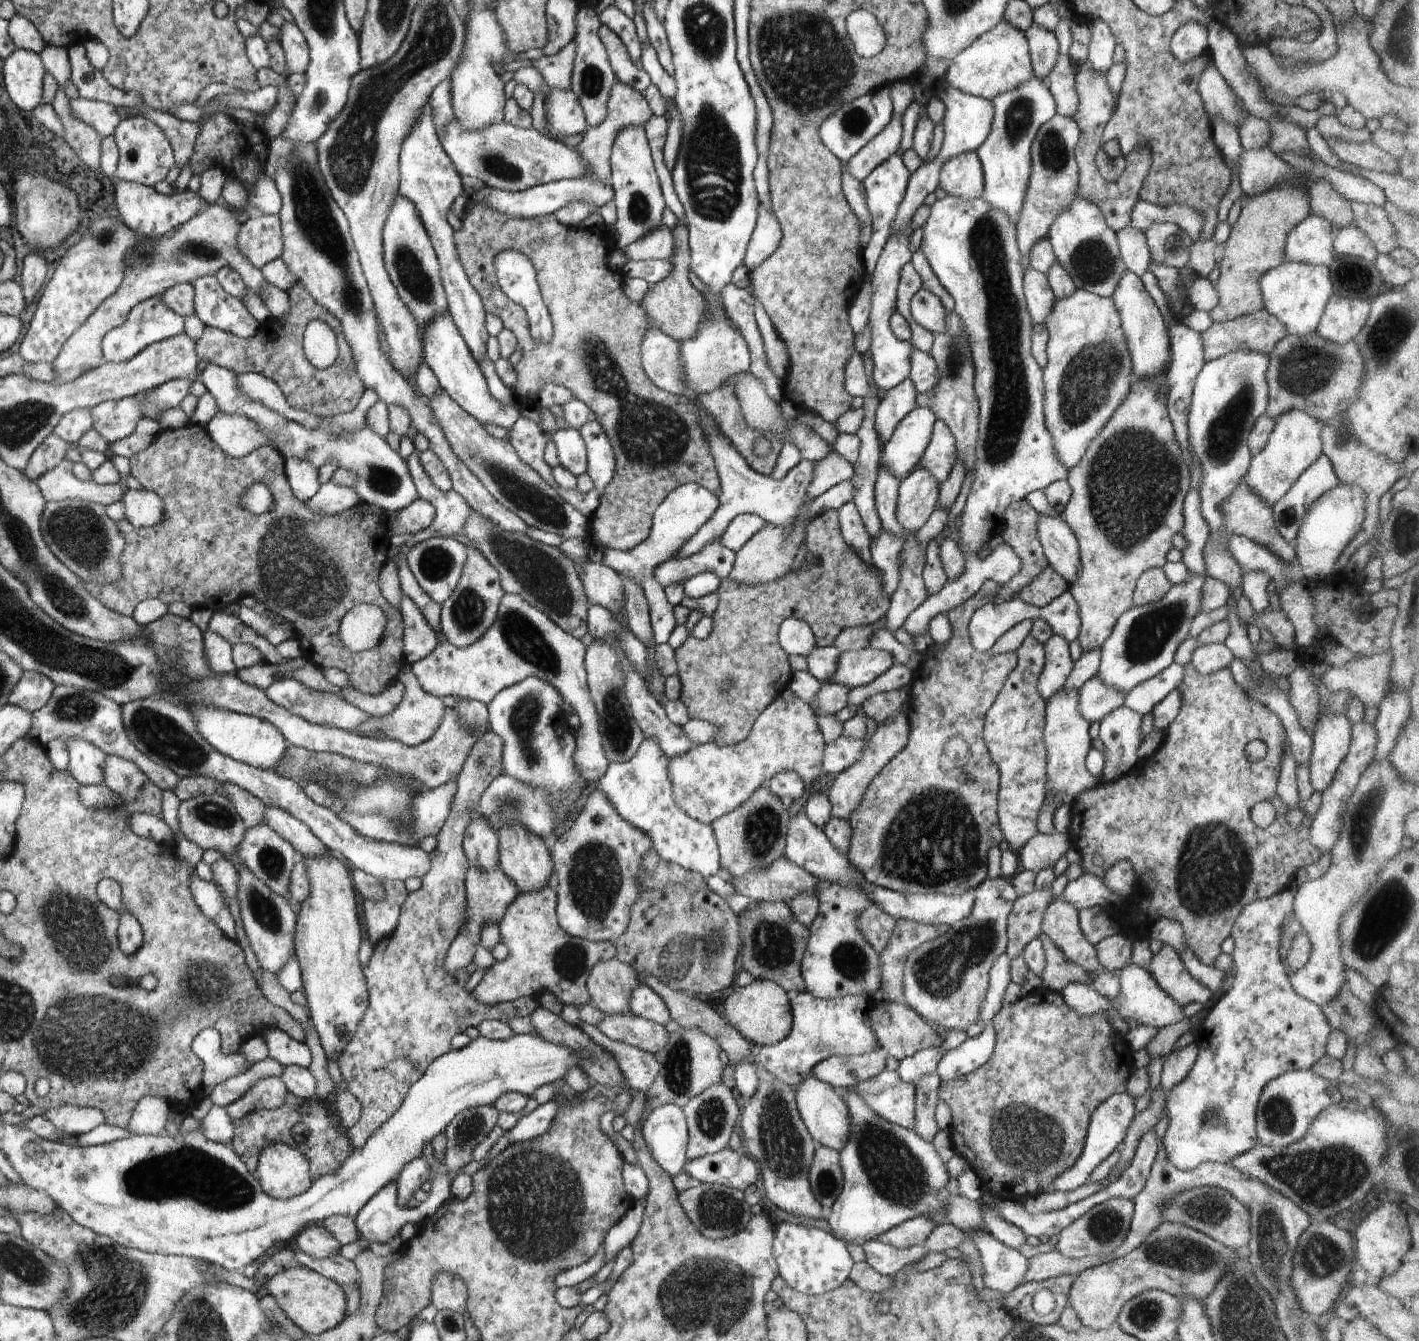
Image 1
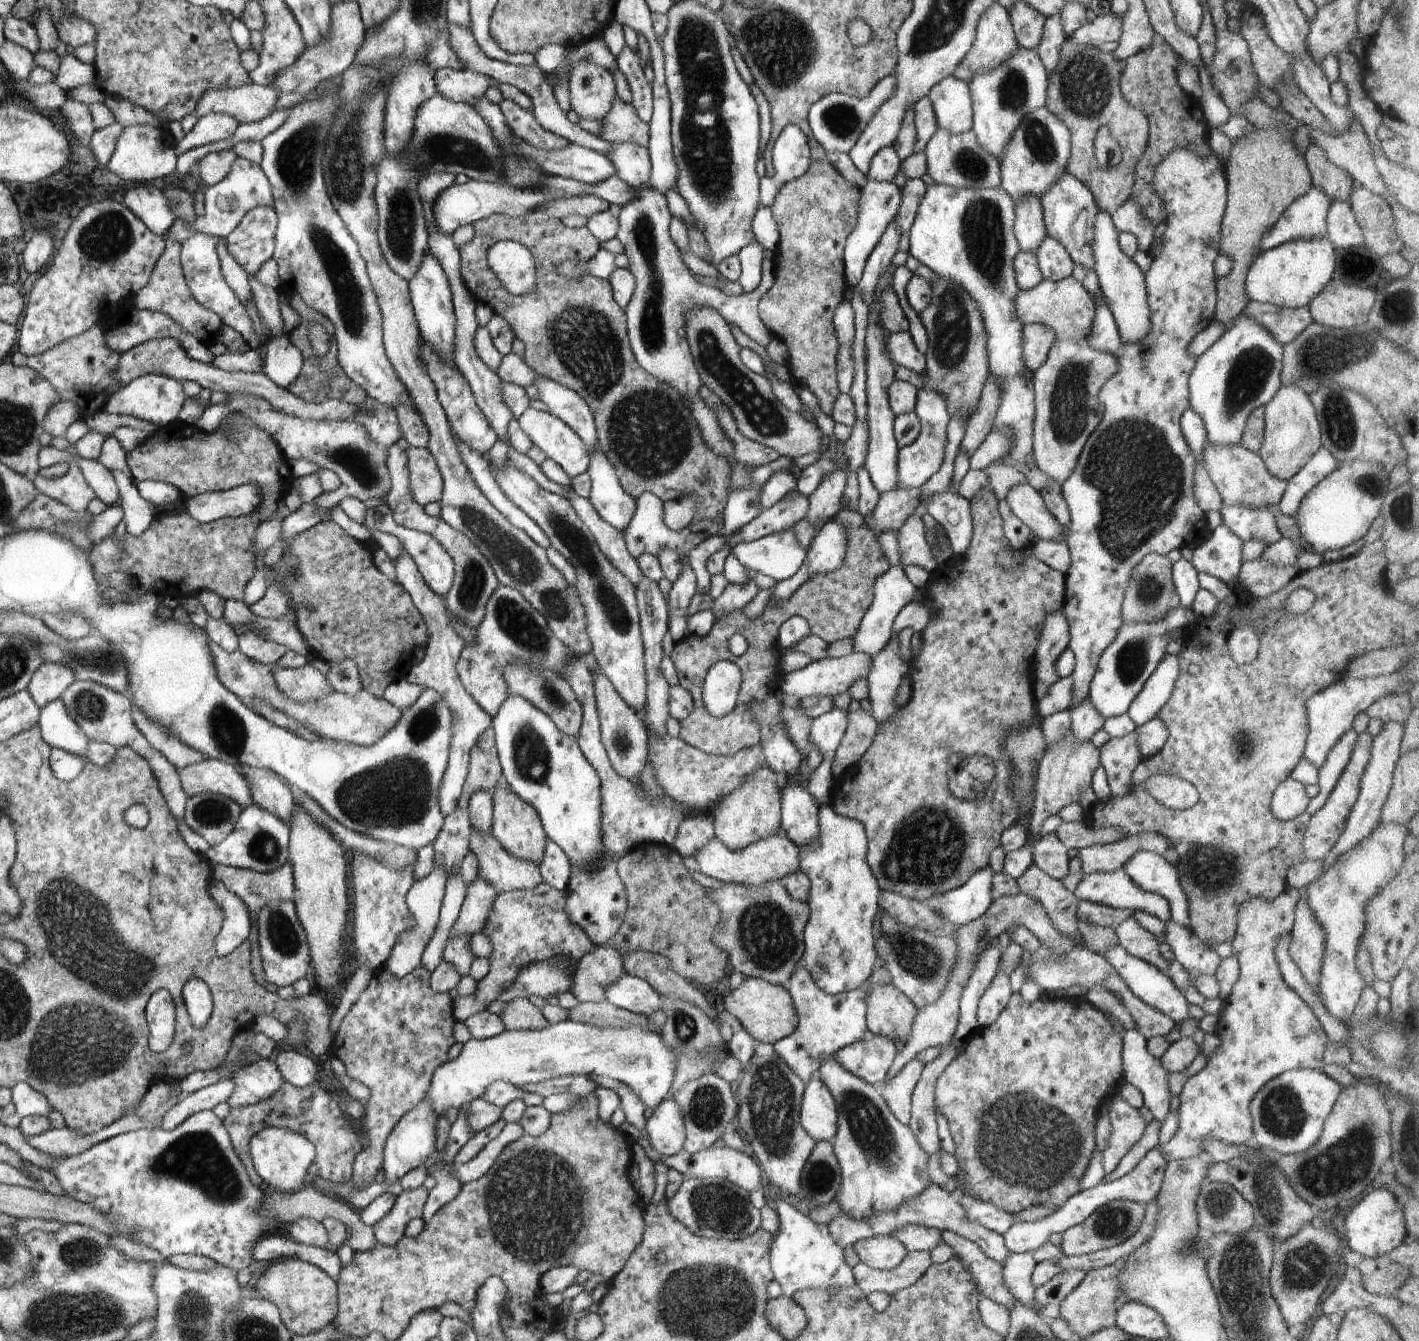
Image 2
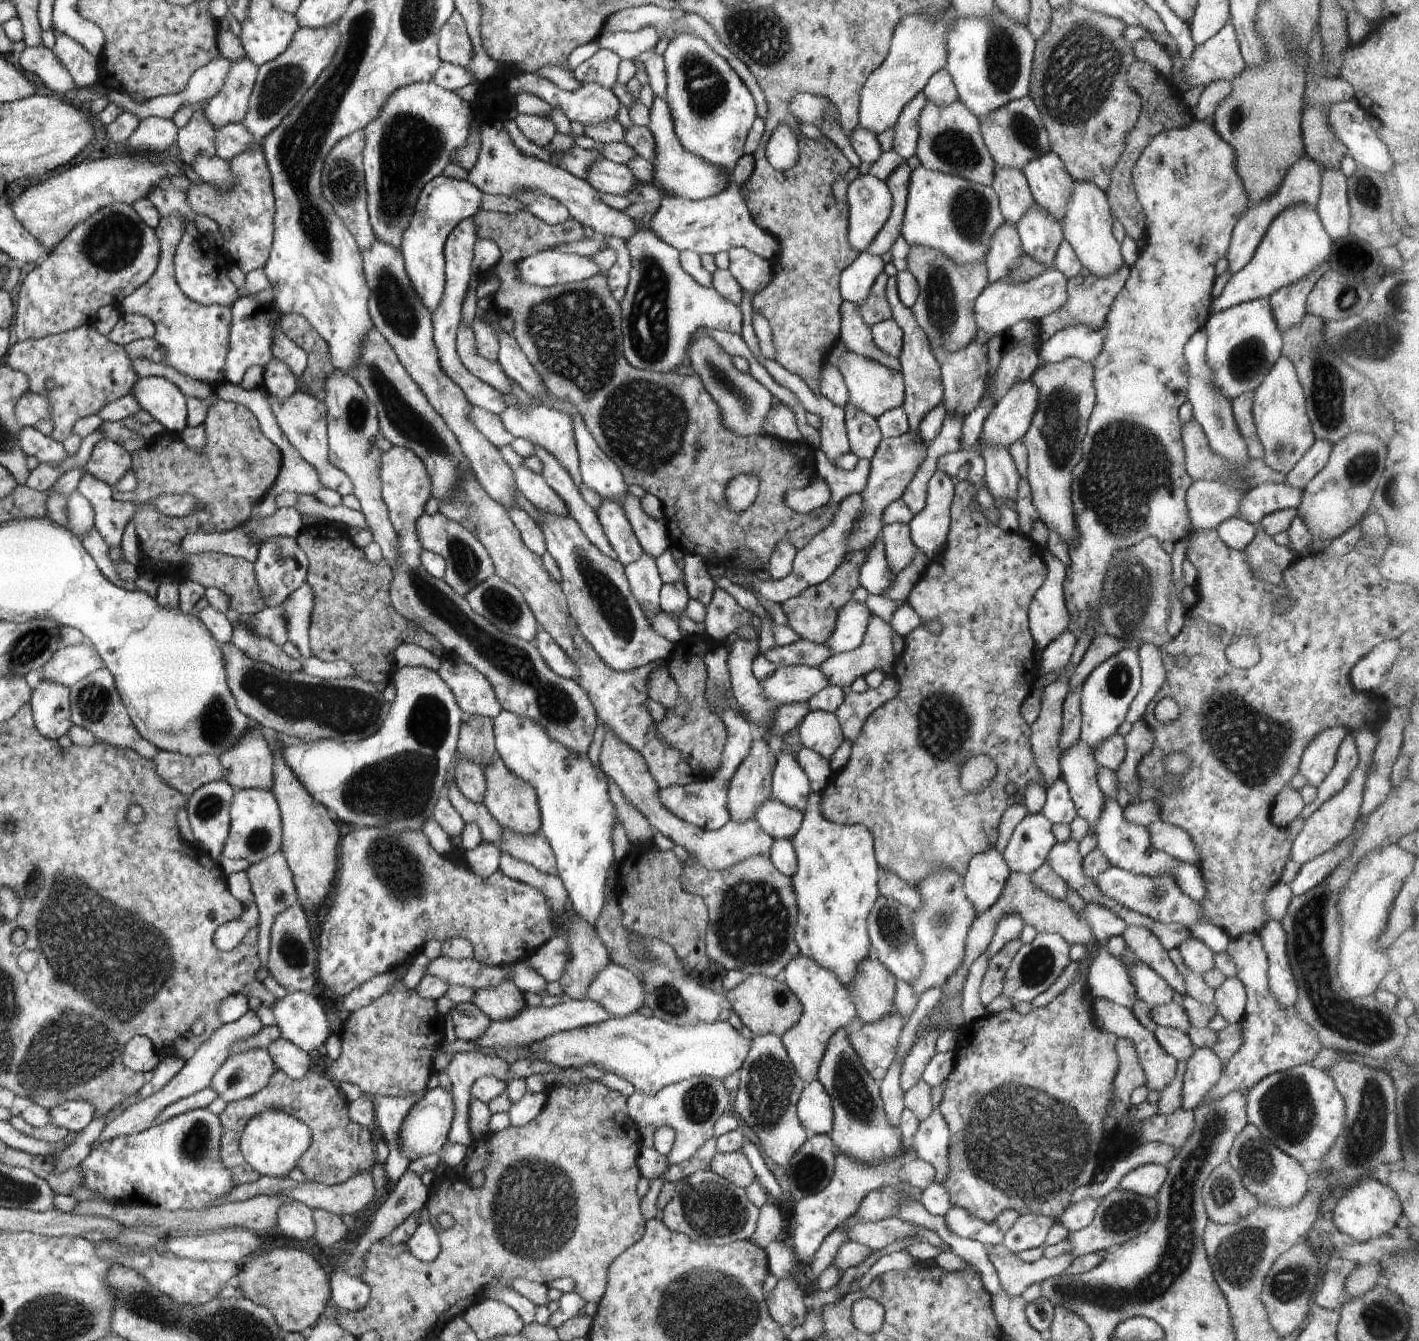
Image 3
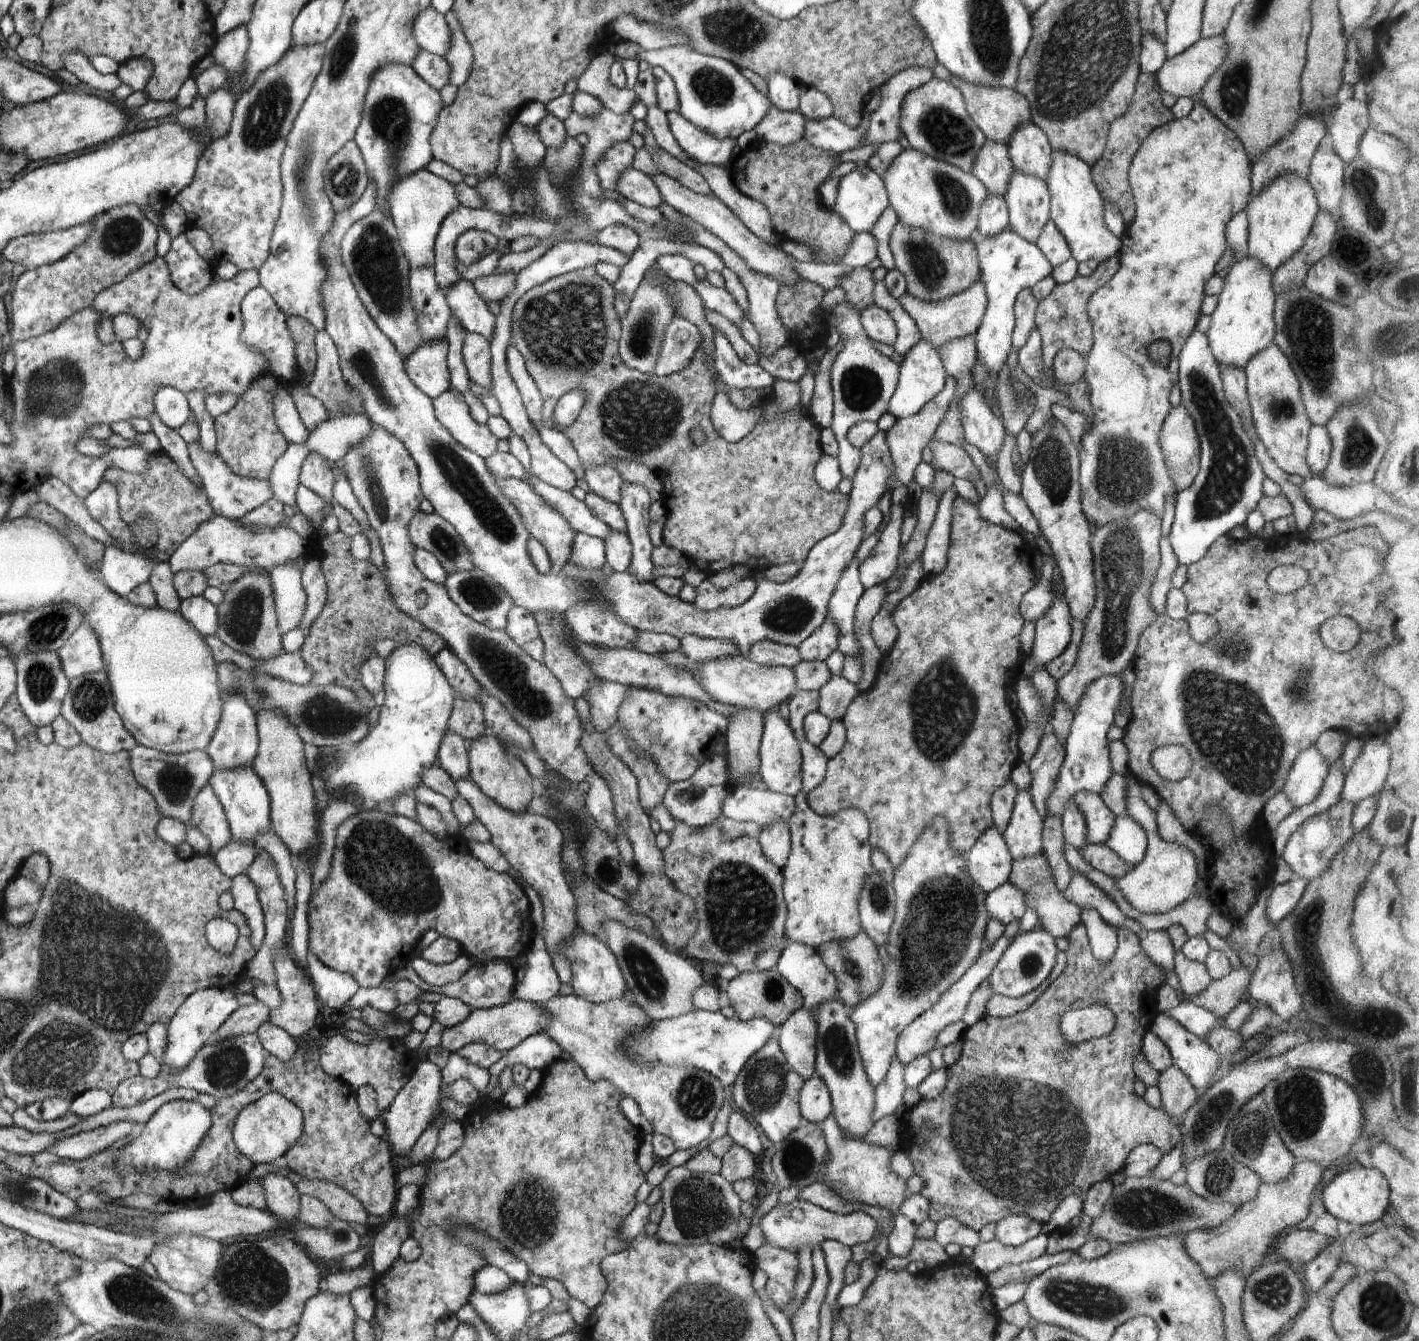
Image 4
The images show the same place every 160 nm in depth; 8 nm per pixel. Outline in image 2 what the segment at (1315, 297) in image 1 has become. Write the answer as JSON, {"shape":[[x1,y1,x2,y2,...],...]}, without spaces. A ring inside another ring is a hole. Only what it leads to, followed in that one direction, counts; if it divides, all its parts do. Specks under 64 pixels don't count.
{"shape":[[1302,238,1284,242,1271,250,1261,253,1250,266,1244,294,1248,302,1274,305,1276,308,1298,308,1310,305,1310,300,1322,292,1334,274,1335,249,1332,242,1324,238]]}

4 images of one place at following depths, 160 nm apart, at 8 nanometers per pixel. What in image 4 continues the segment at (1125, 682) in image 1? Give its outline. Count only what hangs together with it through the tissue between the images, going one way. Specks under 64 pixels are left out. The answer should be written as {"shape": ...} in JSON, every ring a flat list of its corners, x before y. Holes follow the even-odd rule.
{"shape":[[1123,671,1116,675,1104,675,1100,678,1094,679,1082,693,1079,698,1077,707,1075,708,1074,719,1071,722,1071,729,1065,740,1065,759,1062,763,1056,786,1051,792,1047,800,1047,816,1063,818,1070,799,1078,791,1090,791,1092,793,1100,794,1104,784,1112,778,1115,774,1111,767,1109,759,1109,740,1107,737,1110,727,1115,724,1115,714,1117,708,1123,700,1123,693,1125,692,1125,682,1123,681]]}

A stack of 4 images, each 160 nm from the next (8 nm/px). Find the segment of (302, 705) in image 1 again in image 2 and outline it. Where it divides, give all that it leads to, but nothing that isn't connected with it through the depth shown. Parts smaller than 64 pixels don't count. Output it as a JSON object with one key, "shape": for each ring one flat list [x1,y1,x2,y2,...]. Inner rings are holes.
{"shape":[[277,661,271,665,271,670,278,690,282,690,292,702,302,704,330,694,330,684,312,664,307,663,301,668,284,668]]}

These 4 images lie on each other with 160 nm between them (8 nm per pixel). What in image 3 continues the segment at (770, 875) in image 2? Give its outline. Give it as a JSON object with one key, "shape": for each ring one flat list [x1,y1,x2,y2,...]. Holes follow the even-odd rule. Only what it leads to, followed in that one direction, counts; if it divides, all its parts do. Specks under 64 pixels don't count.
{"shape":[[610,732,604,734,604,744,600,752,600,769,614,780,624,793,624,797,648,820,653,830,660,832,678,846,682,846,696,858,697,862,700,862,701,866,704,866,705,870,728,870,730,866,750,856,770,857,770,848,774,840,762,830,755,819,744,820,744,822,734,822,730,819,719,830,702,831,670,814,658,800,660,789,648,772,644,758,640,758,640,754,630,750,630,746,622,744]]}

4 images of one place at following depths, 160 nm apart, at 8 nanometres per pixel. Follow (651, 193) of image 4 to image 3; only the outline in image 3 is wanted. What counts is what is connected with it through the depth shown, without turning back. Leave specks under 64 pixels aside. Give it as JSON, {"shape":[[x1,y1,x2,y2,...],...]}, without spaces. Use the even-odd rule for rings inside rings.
{"shape":[[600,158,594,160,586,172,585,181,594,186,595,190,600,193,618,195,627,197,628,194,634,194,636,190,636,182,638,180,632,174,632,170,628,166,617,164]]}

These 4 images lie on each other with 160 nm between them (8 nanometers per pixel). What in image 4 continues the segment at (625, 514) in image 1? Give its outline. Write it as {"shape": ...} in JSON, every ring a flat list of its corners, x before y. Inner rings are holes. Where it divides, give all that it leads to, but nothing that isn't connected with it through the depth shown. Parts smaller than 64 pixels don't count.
{"shape":[[586,267,571,273,554,277,544,284,535,286,525,292,514,305,511,320,511,344,523,356,528,374,531,374,532,380,535,380,538,390,543,398,542,418,544,424,550,429,555,428,553,414,556,403,561,396,576,389,583,389,585,393,585,403,578,418,565,429,561,429,569,438,569,442,574,445,579,454,583,470,586,467,594,465,603,465,612,461,632,461,641,465,646,465,651,471,657,472,662,479,663,484,663,503,667,510,666,522,663,528,663,541,667,547,672,547,683,552,690,560,690,564,706,575,711,575,720,571,728,570,736,565,744,565,749,570,758,574,772,565,785,565,786,563,803,563,809,550,820,540,828,535,834,534,841,526,844,513,847,511,849,495,843,495,838,489,833,493,826,492,815,479,815,466,824,454,821,443,821,428,814,422,811,414,803,413,802,409,796,408,786,410,785,413,777,413,775,402,764,402,758,410,764,411,764,419,756,425,742,440,737,443,729,443,723,439,717,430,713,427,711,421,711,404,714,395,717,393,715,382,711,376,707,365,705,353,698,349,694,353,694,358,678,374,670,378,654,378,648,374,631,369,626,366,619,357,619,338,621,337,621,322,615,309,615,290,613,285,606,282,594,270,594,267],[694,428,702,428,706,434,706,443,703,446,697,446,690,442,690,431]]}

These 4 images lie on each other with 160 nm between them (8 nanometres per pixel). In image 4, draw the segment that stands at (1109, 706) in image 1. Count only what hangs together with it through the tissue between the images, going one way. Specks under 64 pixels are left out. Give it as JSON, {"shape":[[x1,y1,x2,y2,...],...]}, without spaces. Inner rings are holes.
{"shape":[[1078,791,1073,795,1073,803,1085,816,1090,843,1105,844,1117,816,1104,804,1099,794,1090,791]]}

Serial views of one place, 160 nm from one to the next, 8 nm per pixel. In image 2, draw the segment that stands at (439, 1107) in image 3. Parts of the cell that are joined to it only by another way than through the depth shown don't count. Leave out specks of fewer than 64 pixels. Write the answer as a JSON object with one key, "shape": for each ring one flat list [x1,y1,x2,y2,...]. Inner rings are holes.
{"shape":[[422,1100,414,1106,413,1110,406,1112,388,1138,383,1149,383,1164,380,1180,390,1186,400,1185,404,1174,408,1174,414,1168,424,1167,426,1160,436,1150,436,1112,432,1108,432,1102]]}

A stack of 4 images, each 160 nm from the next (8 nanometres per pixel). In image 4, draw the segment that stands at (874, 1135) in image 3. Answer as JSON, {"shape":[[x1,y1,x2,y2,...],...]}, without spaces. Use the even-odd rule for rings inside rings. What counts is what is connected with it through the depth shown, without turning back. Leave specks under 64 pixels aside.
{"shape":[[840,1000,824,1001,817,1006,817,1045,814,1076,820,1077,829,1090,833,1104,832,1115,841,1132,850,1137,864,1137,869,1133,875,1107,875,1086,869,1081,863,1067,855,1034,855,1024,846,1015]]}

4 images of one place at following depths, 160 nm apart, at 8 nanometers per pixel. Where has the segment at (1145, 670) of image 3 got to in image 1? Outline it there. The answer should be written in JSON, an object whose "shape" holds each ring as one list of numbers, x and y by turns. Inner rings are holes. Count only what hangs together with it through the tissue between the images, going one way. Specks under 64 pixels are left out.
{"shape":[[1176,662,1162,670,1155,678,1138,684,1125,696,1124,707,1130,708,1138,716,1144,718,1152,714,1154,708,1170,694,1180,687,1184,679,1185,668]]}

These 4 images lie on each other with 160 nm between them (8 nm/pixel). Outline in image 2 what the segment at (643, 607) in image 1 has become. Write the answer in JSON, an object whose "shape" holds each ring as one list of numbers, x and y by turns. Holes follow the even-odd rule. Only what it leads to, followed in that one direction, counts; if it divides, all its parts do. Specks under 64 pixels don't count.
{"shape":[[565,485,561,488,561,497,566,502,570,502,570,508,574,508,574,512,576,512,578,518,590,530,596,545,602,550,604,556,606,556,606,560,618,572,622,572,624,576,628,576,632,582,632,586,638,586,640,578,642,578,642,572,636,560,632,559,632,554,628,552,623,538,624,535,602,520,589,500,576,495,570,485]]}

